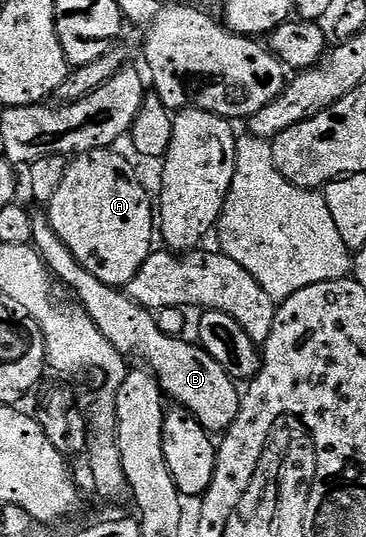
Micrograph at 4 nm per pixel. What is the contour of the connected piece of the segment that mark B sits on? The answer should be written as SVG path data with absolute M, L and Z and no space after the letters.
M33 216L34 235L32 244L36 246L42 260L48 265L48 271L57 282L69 285L76 292L75 300L90 315L90 319L118 347L118 351L125 355L133 353L141 357L141 362L146 363L147 368L160 381L160 388L169 398L172 397L181 409L189 409L202 423L202 427L209 434L220 435L227 431L234 423L234 419L240 410L241 390L237 382L224 370L222 363L214 359L199 344L184 341L183 336L171 337L166 335L158 327L153 310L143 309L136 301L131 301L127 292L119 288L102 283L102 279L94 279L78 259L58 239L54 227L49 223L47 216Z

